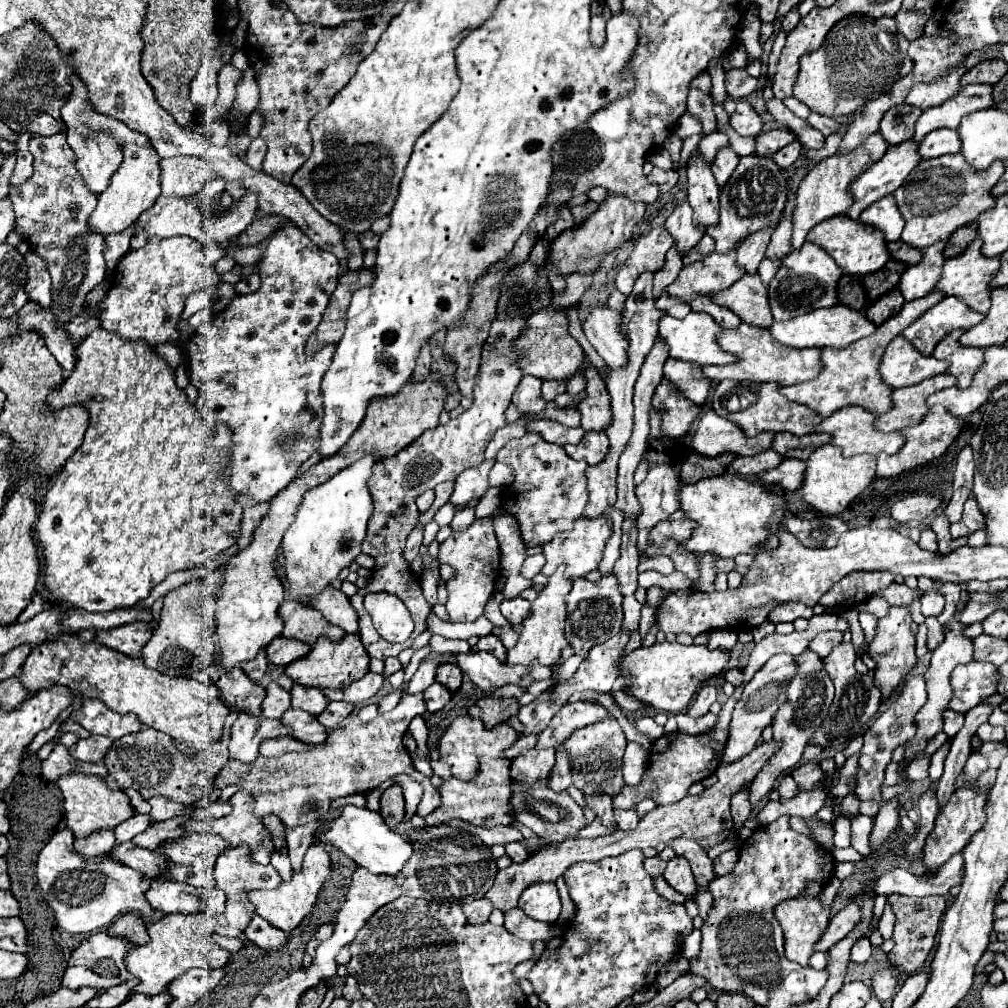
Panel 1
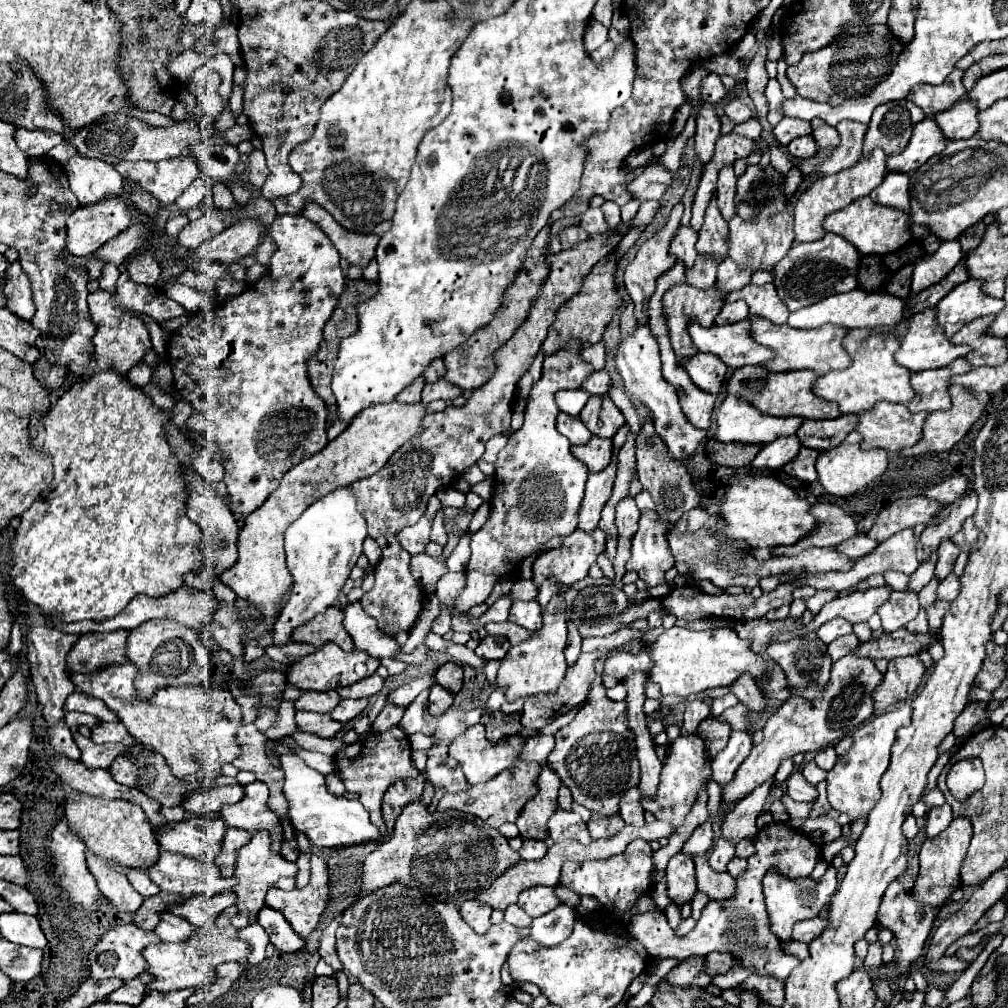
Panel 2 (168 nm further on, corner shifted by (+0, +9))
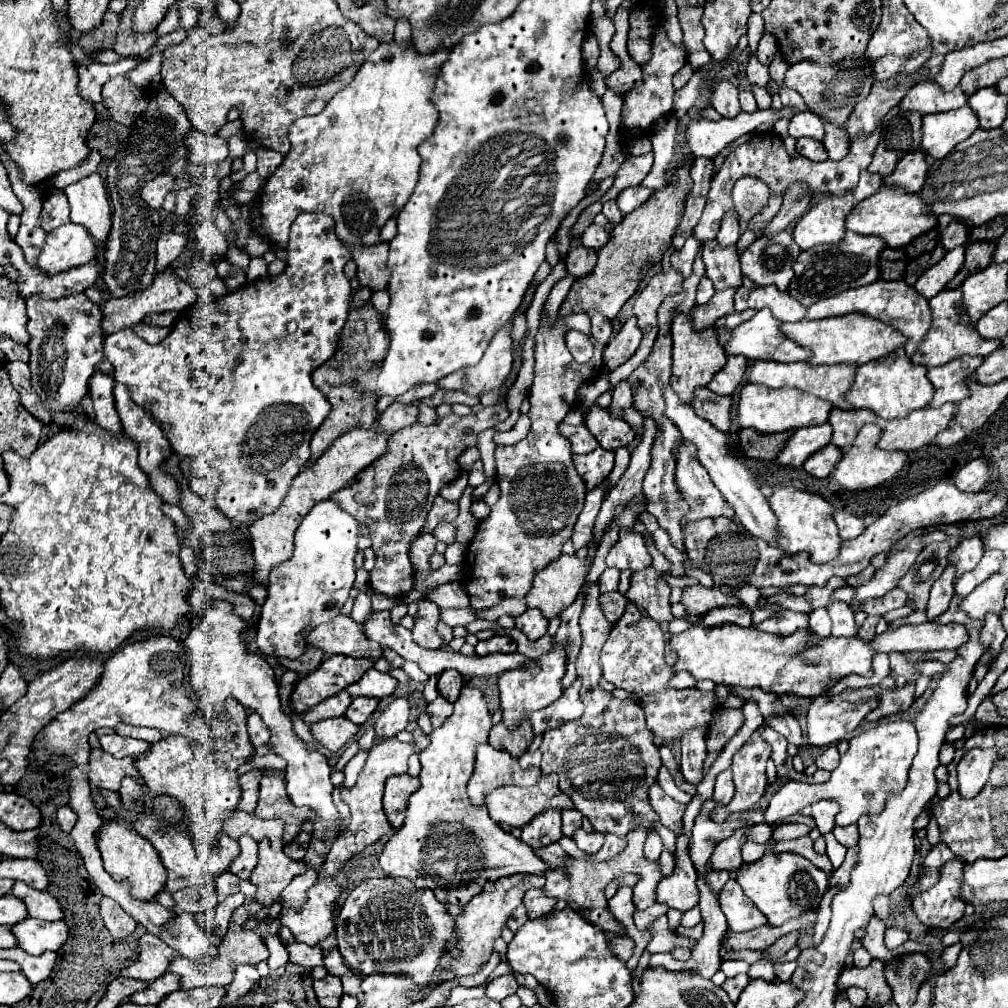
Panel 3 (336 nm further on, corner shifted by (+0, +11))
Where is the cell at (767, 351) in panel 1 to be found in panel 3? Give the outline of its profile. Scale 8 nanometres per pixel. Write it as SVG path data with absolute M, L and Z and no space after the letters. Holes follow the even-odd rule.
M845 314L841 318L825 318L825 320L801 320L795 324L781 324L783 334L801 346L813 352L809 364L839 364L839 362L857 362L865 364L877 360L881 356L891 354L899 346L907 342L907 338L891 328L885 322L877 322L875 318L867 318L865 314Z

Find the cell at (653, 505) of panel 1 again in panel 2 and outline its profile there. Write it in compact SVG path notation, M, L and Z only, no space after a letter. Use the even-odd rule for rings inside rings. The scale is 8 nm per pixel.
M643 510L639 530L631 540L631 556L625 564L627 570L635 570L647 586L665 584L665 572L673 566L673 556L665 540L669 526L655 510Z

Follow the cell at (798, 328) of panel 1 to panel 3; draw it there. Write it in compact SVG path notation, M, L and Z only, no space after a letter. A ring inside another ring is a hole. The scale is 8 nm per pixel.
M877 280L873 284L867 286L859 286L853 290L845 290L837 296L819 300L815 304L809 306L807 310L807 318L809 320L821 320L821 318L829 318L829 316L843 316L843 314L851 314L851 312L859 312L859 314L867 314L871 318L877 318L881 322L891 324L893 328L901 330L901 334L905 334L909 338L909 342L905 344L905 350L909 356L913 356L917 352L917 348L921 346L921 342L925 340L929 328L931 328L931 308L929 308L929 300L921 294L915 292L913 286L907 286L905 280L895 280L895 282L887 282L887 280Z

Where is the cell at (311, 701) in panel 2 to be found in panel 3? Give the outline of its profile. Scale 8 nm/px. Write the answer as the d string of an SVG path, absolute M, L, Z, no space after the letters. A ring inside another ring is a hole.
M343 690L341 694L335 694L333 698L321 702L321 706L313 706L313 710L307 710L303 714L303 720L307 724L315 724L319 720L327 720L327 718L339 718L345 716L349 704L353 702L353 698L349 696L347 690Z

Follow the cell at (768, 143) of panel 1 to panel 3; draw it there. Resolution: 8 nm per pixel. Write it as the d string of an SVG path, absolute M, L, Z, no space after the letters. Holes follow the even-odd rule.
M805 110L801 114L795 114L789 122L789 136L793 136L793 138L809 136L813 140L823 140L823 136L825 136L823 120L809 110Z

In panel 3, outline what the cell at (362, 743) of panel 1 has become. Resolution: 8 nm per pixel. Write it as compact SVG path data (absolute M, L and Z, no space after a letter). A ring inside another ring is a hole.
M427 735L416 738L411 744L406 742L399 742L397 738L389 740L389 742L381 742L377 746L373 746L369 750L369 756L367 756L367 762L357 778L357 784L351 788L351 790L345 790L341 796L343 796L343 802L351 808L351 824L349 824L349 830L345 834L341 834L333 846L331 846L331 852L327 854L327 860L325 864L321 866L319 870L319 878L335 878L339 872L341 872L341 866L353 858L355 854L363 852L367 846L375 844L381 836L385 836L387 832L391 832L391 824L383 812L383 790L385 790L385 782L389 776L395 776L395 774L405 774L407 772L407 758L415 752L421 752L429 745L429 738Z

